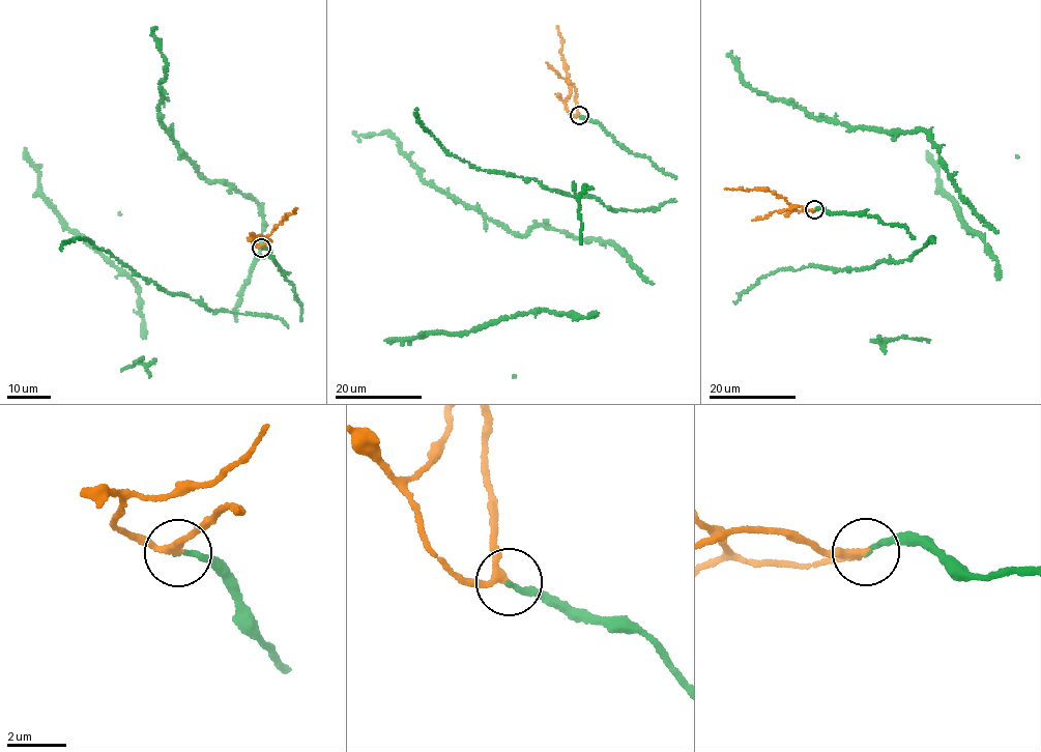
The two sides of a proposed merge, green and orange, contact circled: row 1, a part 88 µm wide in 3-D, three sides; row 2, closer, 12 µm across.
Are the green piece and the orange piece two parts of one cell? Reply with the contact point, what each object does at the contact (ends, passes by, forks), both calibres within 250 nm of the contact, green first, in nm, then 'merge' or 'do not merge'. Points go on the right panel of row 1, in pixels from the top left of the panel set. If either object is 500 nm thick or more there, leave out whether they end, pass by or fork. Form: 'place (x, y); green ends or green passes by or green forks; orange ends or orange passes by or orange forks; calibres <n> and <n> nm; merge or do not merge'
place (814, 209); green ends; orange passes by; calibres 160 and 240 nm; merge

